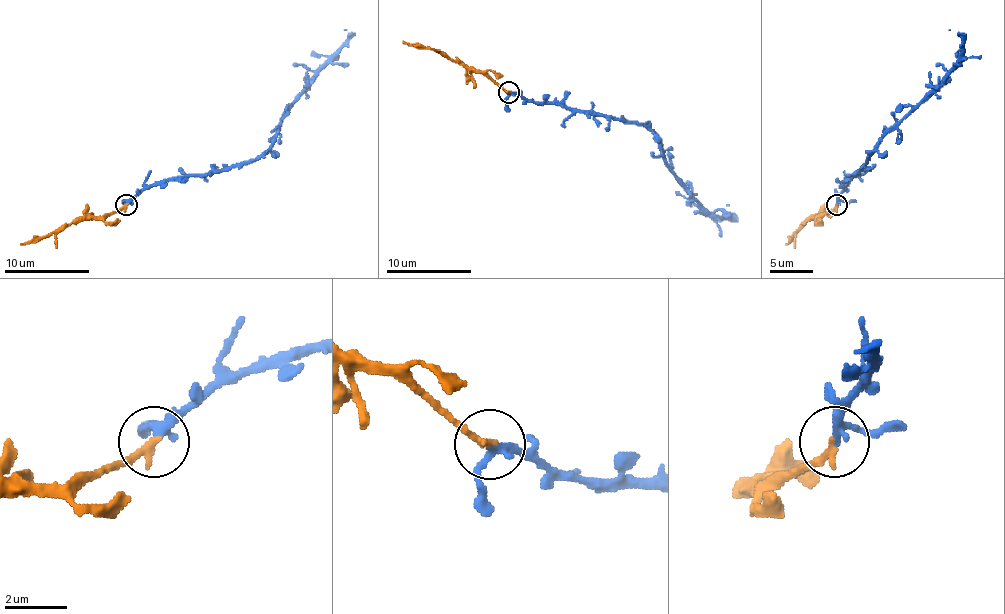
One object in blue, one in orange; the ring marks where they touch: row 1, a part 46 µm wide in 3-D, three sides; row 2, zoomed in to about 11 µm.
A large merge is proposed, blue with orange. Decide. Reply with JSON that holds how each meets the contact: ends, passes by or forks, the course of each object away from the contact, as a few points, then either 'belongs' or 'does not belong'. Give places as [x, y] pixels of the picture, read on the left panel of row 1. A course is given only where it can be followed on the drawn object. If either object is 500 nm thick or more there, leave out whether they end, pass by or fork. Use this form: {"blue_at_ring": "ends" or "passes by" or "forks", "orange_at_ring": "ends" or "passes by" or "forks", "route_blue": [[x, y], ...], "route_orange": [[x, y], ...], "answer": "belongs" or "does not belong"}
{"blue_at_ring": "passes by", "orange_at_ring": "ends", "route_blue": [[127, 204], [154, 185], [255, 161], [276, 136], [287, 106], [351, 31], [344, 29]], "route_orange": [[127, 204], [99, 217], [82, 217], [50, 236], [37, 236], [20, 245]], "answer": "belongs"}

